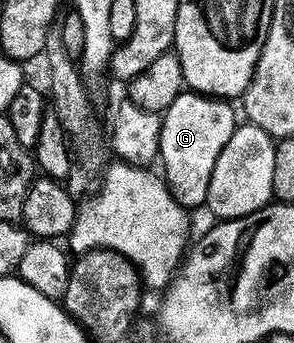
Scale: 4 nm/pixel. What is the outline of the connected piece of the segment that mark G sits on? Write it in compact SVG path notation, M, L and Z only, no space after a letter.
M185 89L162 112L158 163L164 166L162 178L168 184L169 193L185 209L203 208L207 204L210 177L218 162L218 153L222 153L238 126L232 106L231 102Z

